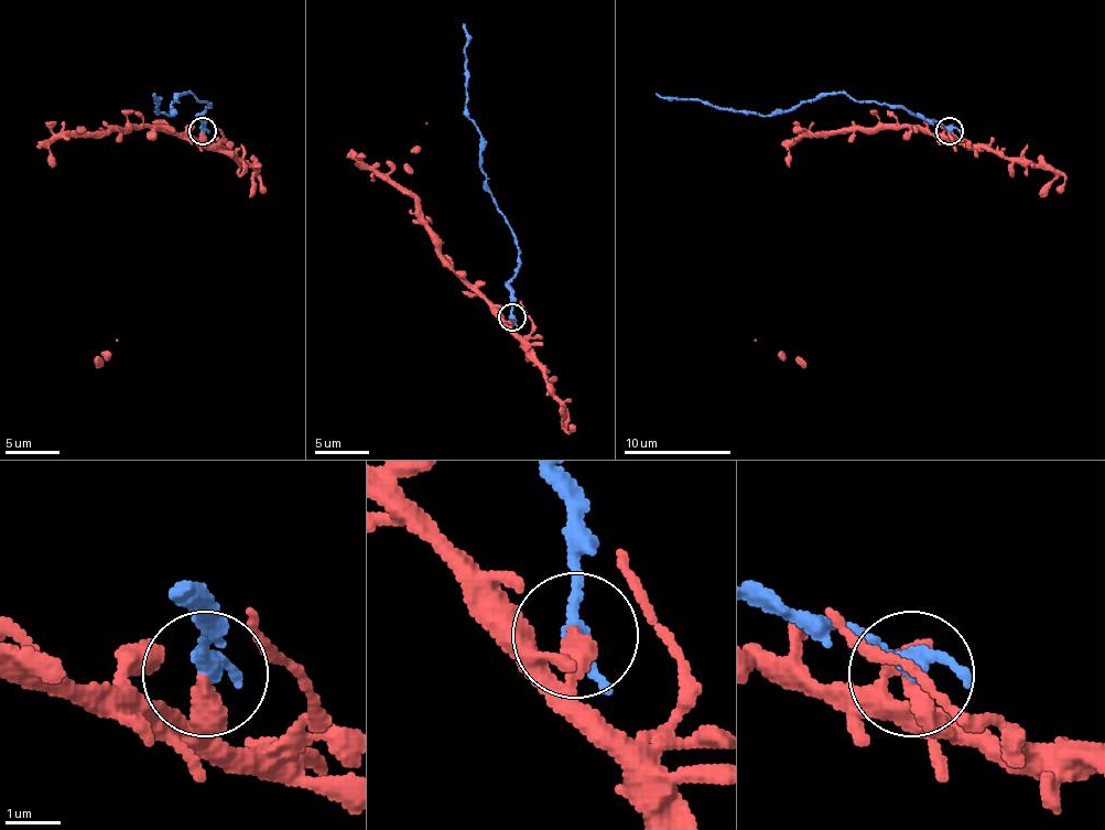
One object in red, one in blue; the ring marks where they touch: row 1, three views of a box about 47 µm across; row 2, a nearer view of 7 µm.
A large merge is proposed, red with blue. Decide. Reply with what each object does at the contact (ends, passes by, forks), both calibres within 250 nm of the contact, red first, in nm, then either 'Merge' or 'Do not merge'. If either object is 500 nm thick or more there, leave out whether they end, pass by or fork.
At the ring red ends. At the ring blue passes by. Thickness 360 nm (red) against 260 nm. Do not merge

